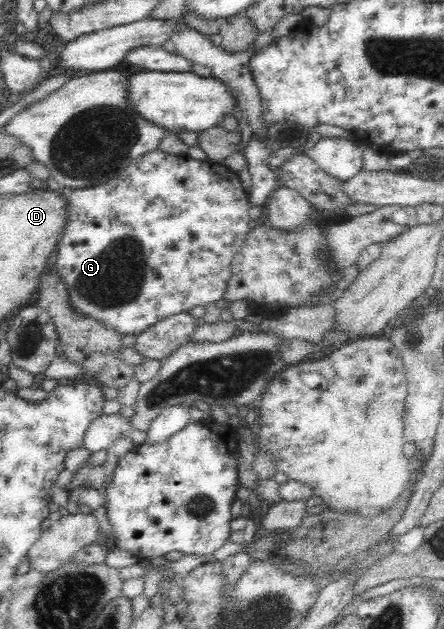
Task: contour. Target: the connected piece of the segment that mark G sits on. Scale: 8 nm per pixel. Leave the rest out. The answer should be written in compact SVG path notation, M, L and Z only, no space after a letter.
M160 150L139 155L136 159L128 162L124 172L115 175L113 179L100 183L100 185L70 190L68 203L66 203L66 210L68 210L66 227L64 227L64 233L58 243L55 267L57 275L65 283L71 308L75 309L82 317L91 317L122 336L136 336L166 317L172 317L172 315L184 313L184 311L200 312L208 303L215 303L223 299L223 293L226 291L231 276L234 255L238 253L246 239L247 232L251 230L248 228L248 221L251 219L248 216L248 207L248 192L242 188L238 173L232 172L222 163L214 164L208 159L206 161L190 159L186 154L173 156Z

